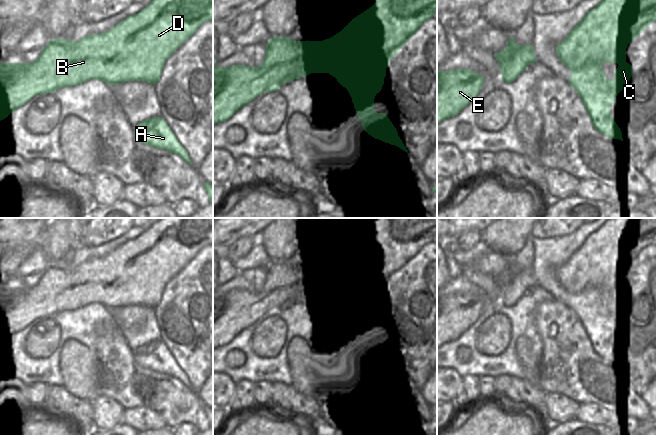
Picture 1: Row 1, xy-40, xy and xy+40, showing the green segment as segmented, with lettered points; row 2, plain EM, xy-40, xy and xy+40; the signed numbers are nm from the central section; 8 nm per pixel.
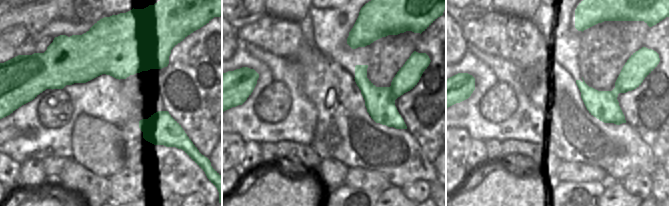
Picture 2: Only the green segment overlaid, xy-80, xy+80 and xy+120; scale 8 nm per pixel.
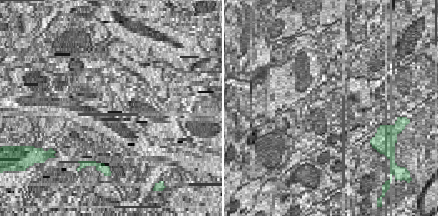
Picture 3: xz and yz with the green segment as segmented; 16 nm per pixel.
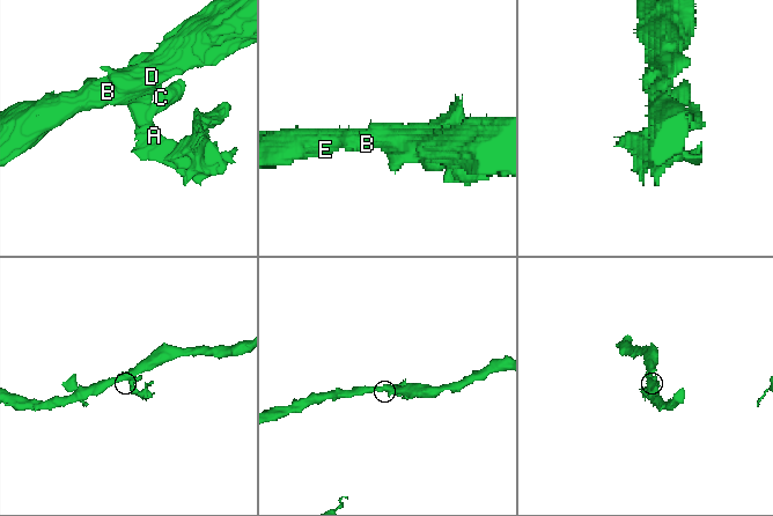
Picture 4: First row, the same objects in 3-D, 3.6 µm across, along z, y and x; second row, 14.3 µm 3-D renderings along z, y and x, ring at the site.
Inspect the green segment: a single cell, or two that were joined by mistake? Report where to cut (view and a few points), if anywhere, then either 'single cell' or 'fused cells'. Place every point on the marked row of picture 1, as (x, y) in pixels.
no cut | single cell

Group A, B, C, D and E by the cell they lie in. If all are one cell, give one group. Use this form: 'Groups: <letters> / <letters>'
Groups: A B C D E

